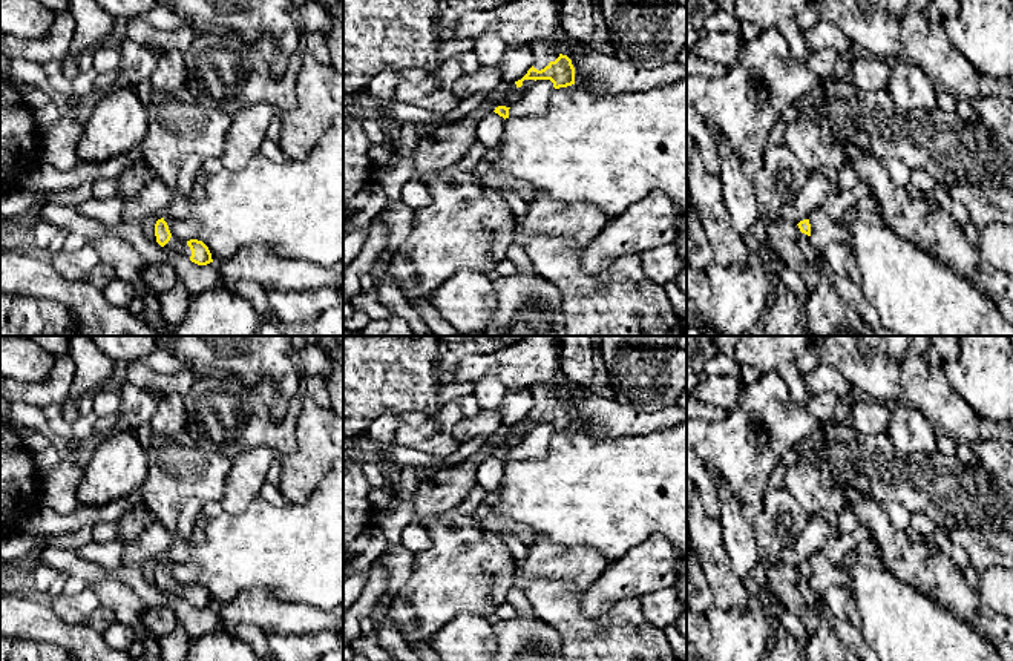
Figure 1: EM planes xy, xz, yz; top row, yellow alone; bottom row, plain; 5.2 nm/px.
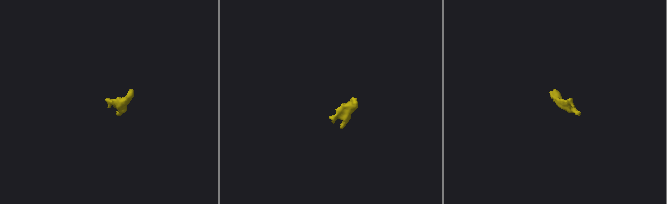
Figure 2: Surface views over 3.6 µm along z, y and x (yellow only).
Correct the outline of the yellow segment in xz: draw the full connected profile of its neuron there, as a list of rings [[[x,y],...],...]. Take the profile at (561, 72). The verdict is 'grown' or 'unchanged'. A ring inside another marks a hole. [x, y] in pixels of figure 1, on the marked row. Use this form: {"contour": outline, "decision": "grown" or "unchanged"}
{"contour": [[[559,25],[547,40],[536,40],[529,43],[535,61],[527,74],[515,81],[516,87],[523,86],[524,80],[550,80],[555,89],[575,84],[575,67],[567,55],[556,49],[572,44],[572,38]]], "decision": "grown"}

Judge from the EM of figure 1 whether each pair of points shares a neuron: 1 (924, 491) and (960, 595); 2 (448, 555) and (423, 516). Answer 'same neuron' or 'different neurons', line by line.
1: different neurons
2: different neurons

